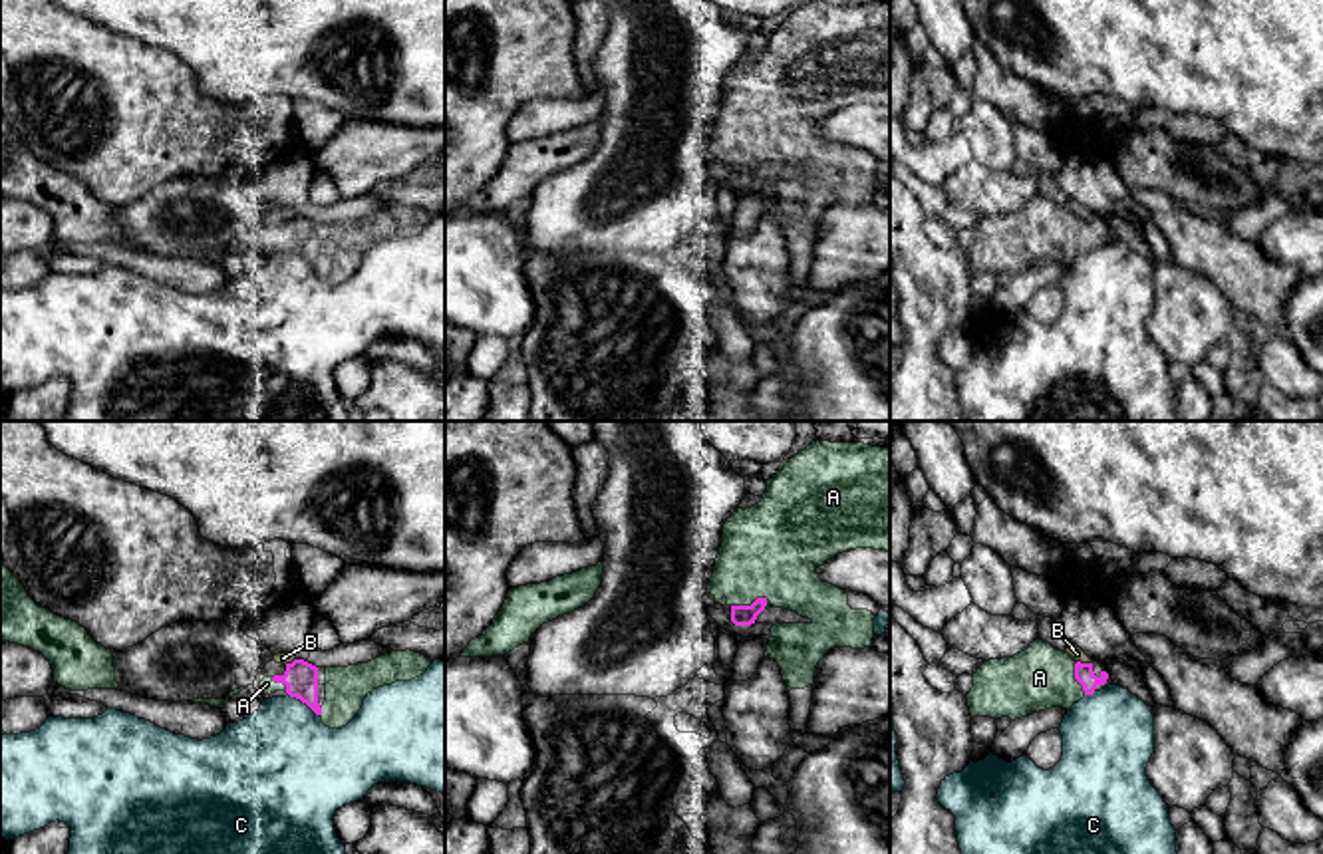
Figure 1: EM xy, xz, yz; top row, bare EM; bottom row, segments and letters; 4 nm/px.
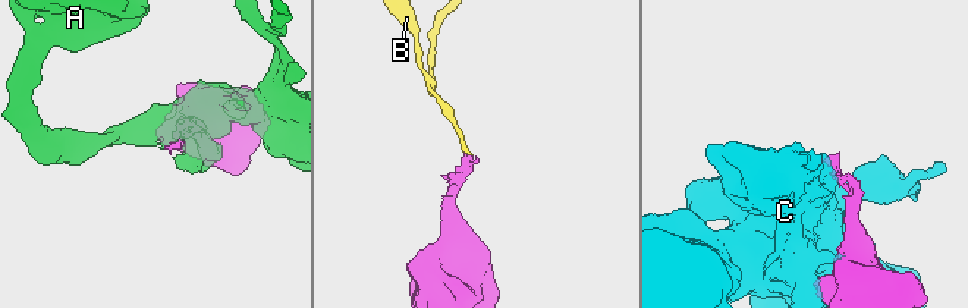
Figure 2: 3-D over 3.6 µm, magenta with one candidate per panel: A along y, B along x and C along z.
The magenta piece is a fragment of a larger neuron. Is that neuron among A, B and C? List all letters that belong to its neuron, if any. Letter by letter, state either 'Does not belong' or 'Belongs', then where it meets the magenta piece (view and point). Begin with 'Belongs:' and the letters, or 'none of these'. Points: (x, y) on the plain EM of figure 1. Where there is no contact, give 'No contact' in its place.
Belongs: A
A: Belongs. Touches magenta at xz (751, 159)
B: Does not belong. Touches magenta at yz (1085, 219)
C: Does not belong. Touches magenta at xy (304, 257)

